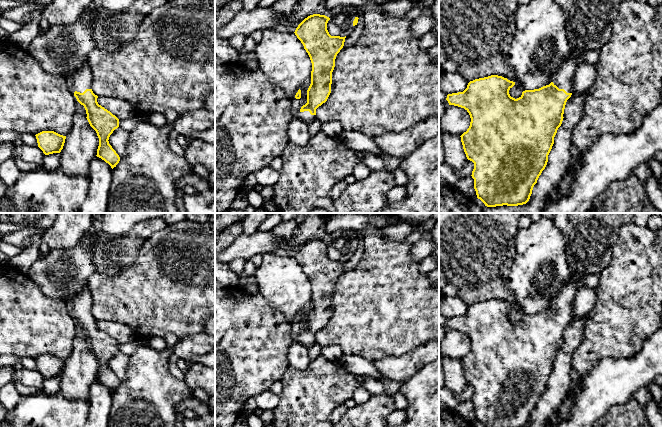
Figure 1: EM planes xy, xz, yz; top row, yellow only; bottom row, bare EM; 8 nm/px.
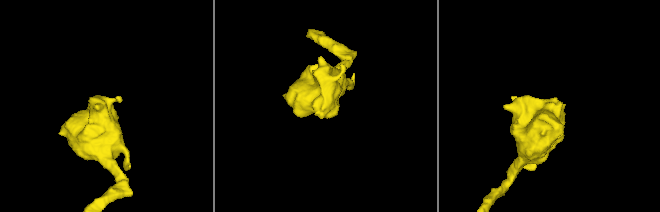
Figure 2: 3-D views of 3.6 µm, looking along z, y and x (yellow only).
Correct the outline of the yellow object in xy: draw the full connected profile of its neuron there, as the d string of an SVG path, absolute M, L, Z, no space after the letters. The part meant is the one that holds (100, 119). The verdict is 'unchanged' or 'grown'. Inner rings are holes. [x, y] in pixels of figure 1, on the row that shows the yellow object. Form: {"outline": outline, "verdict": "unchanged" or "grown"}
{"outline": "M88 63L75 69L70 76L74 82L74 96L84 106L86 118L99 138L96 156L108 163L113 169L119 163L120 157L108 140L113 131L119 127L119 119L98 104L98 96L92 91L92 71Z", "verdict": "grown"}

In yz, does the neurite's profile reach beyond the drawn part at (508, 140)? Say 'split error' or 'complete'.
split error

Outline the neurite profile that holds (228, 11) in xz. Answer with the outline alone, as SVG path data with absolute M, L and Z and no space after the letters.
M233 0L225 4L215 16L215 29L221 28L228 24L241 10L243 10L242 0Z

